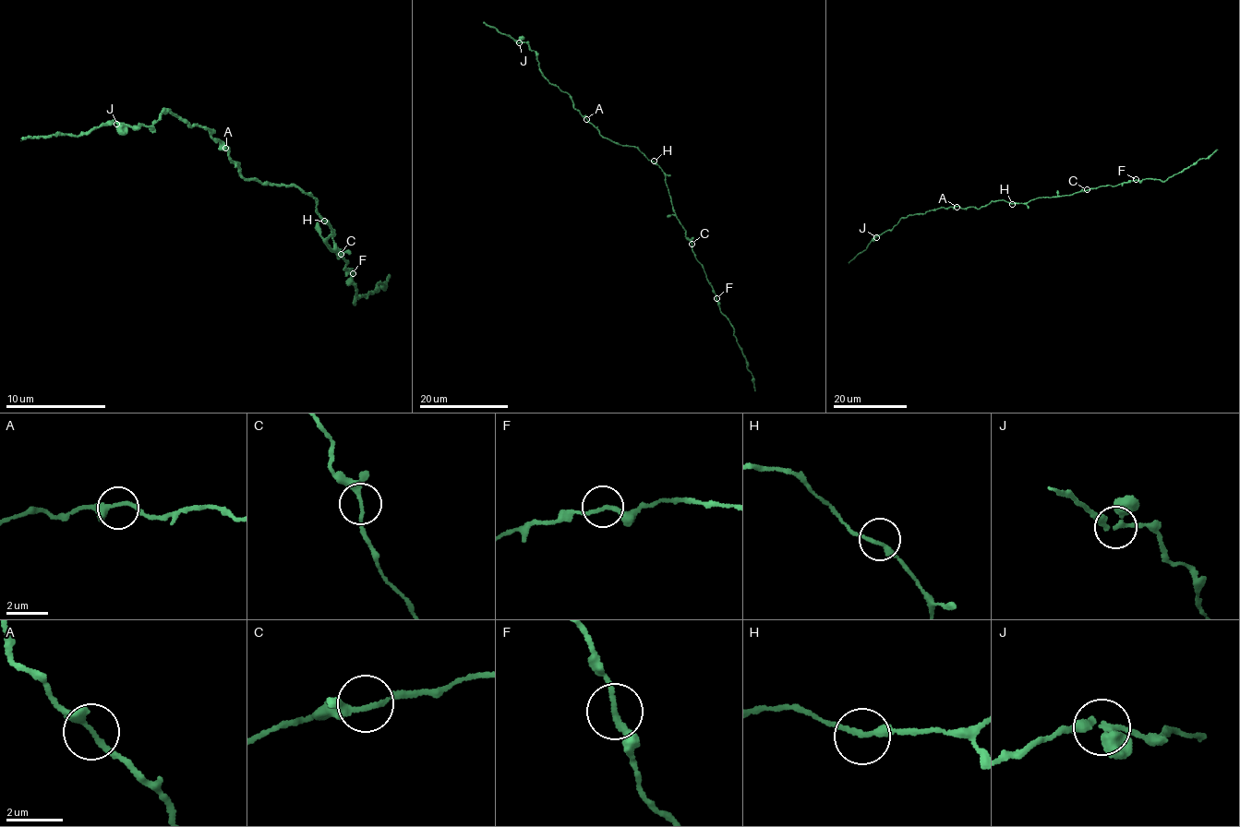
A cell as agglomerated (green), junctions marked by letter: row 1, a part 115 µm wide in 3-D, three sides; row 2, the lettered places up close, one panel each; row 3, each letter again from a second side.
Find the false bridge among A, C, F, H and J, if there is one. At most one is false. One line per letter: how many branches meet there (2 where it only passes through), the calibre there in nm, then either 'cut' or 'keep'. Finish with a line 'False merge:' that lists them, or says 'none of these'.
A: 3 | 220 nm | keep
C: 3 | 200 nm | keep
F: 2 | 180 nm | keep
H: 2 | 200 nm | keep
J: 3 | 170 nm | keep
False merge: none of these

